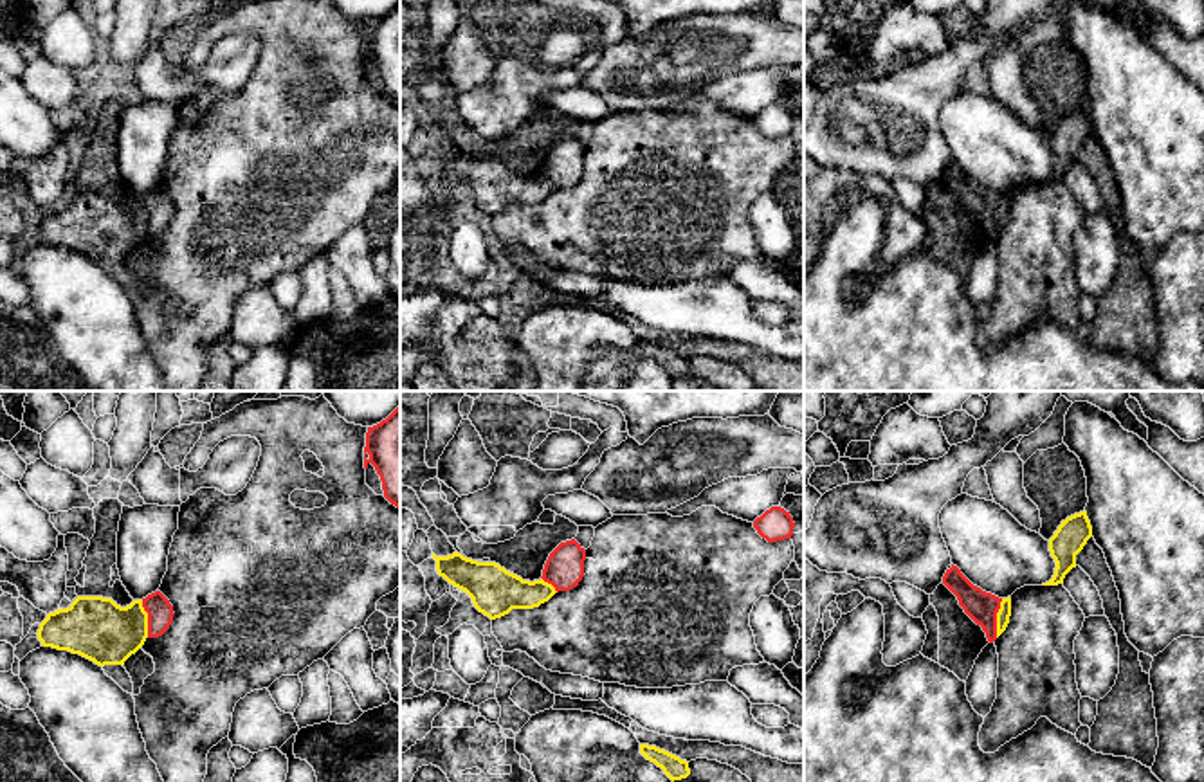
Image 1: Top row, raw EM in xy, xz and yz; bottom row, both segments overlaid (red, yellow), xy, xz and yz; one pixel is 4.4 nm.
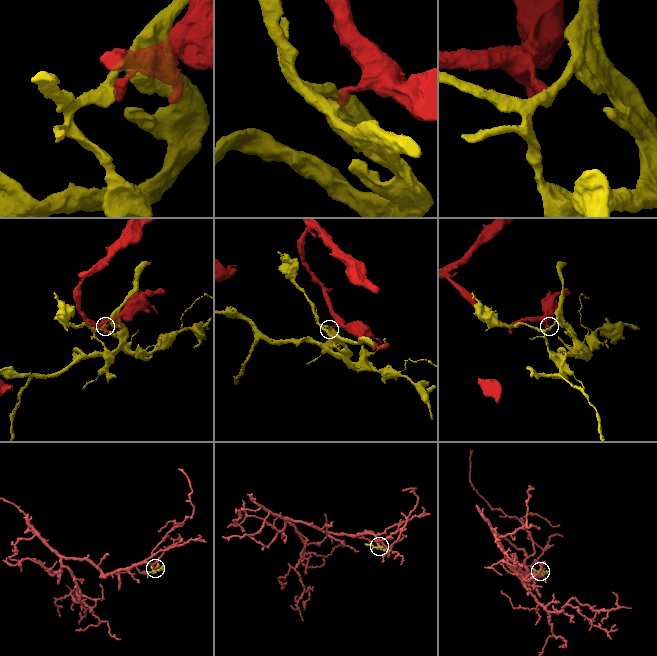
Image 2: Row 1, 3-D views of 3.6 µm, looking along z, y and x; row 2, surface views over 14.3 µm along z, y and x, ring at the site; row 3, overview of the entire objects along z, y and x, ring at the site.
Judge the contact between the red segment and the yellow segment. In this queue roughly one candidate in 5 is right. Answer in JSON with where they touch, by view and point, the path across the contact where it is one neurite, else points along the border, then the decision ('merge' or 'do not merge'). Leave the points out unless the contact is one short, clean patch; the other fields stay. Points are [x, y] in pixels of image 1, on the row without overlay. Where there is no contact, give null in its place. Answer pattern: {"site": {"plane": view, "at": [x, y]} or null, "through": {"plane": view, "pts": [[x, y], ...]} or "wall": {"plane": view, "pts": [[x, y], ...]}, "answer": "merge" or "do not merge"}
{"site": {"plane": "yz", "at": [995, 215]}, "wall": {"plane": "yz", "pts": [[1003, 195], [997, 206], [995, 233]]}, "answer": "do not merge"}

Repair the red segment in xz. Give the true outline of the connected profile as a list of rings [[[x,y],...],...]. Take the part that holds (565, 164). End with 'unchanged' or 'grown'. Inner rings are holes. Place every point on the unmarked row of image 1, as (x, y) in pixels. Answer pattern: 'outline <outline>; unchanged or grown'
outline [[[575,137],[561,139],[548,153],[543,177],[552,180],[555,187],[570,187],[584,173],[586,146]]]; unchanged

